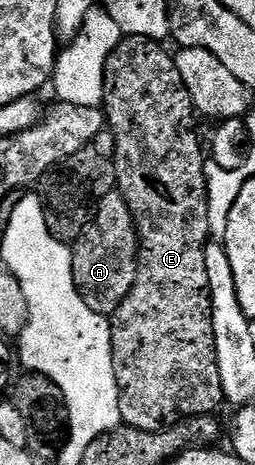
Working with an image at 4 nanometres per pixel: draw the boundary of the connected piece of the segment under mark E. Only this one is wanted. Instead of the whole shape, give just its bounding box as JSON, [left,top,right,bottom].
[103,36,224,432]

